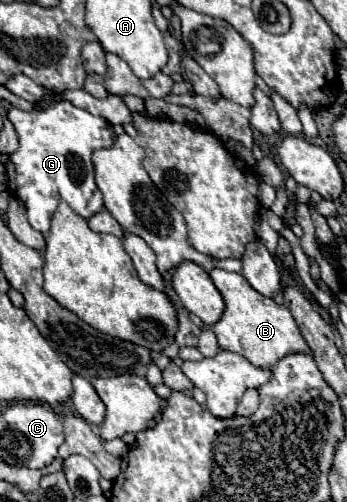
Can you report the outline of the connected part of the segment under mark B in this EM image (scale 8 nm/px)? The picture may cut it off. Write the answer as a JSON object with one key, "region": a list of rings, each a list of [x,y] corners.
{"region":[[[213,268],[209,270],[209,276],[225,302],[223,316],[213,324],[213,332],[223,350],[237,352],[245,356],[251,364],[261,368],[273,366],[287,354],[309,352],[309,346],[305,344],[291,312],[285,306],[277,304],[267,296],[261,296],[241,274]]]}

